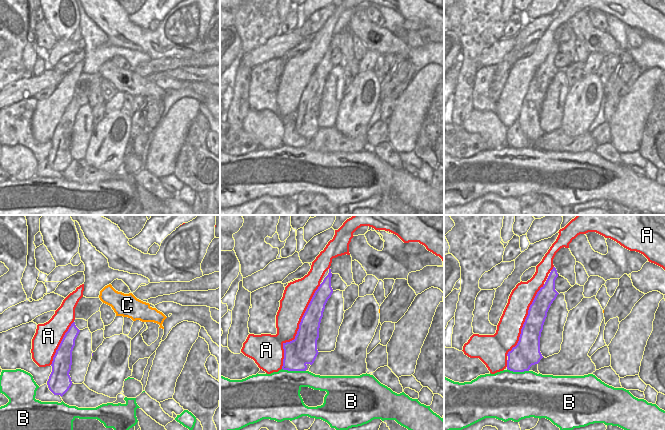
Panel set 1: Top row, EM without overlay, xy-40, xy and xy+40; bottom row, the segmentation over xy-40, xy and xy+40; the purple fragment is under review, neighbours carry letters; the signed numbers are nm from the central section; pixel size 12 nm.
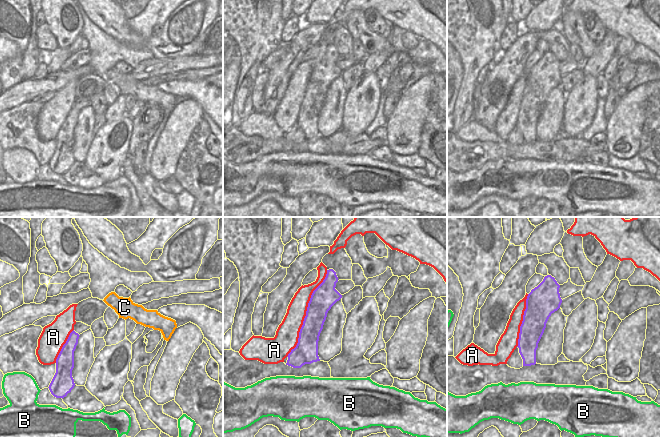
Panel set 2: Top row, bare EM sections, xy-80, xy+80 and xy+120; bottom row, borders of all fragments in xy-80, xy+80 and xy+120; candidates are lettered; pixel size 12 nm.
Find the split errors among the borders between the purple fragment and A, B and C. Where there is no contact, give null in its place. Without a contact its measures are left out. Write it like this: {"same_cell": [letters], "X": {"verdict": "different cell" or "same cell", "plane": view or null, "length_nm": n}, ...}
{"same_cell": [], "A": {"verdict": "different cell", "plane": "xy", "length_nm": 1100}, "B": {"verdict": "different cell", "plane": "xy", "length_nm": 300}, "C": {"verdict": "different cell", "plane": null}}

